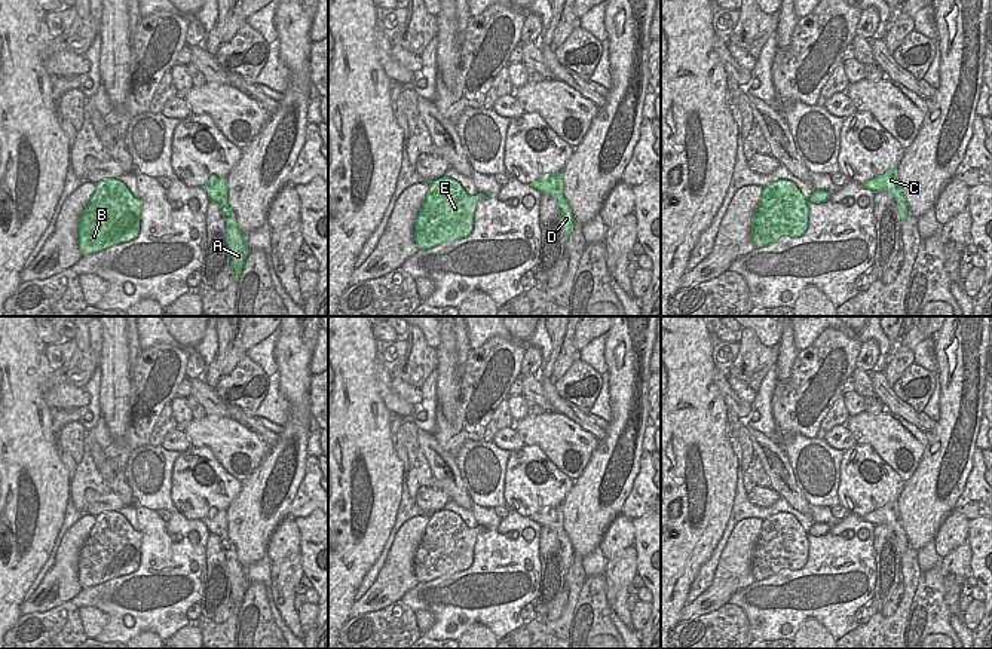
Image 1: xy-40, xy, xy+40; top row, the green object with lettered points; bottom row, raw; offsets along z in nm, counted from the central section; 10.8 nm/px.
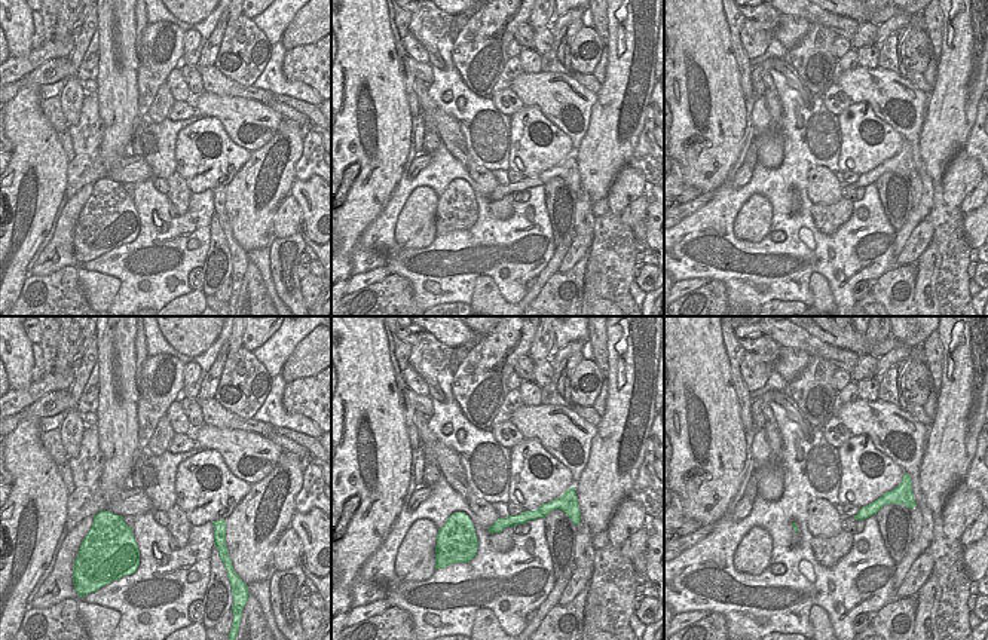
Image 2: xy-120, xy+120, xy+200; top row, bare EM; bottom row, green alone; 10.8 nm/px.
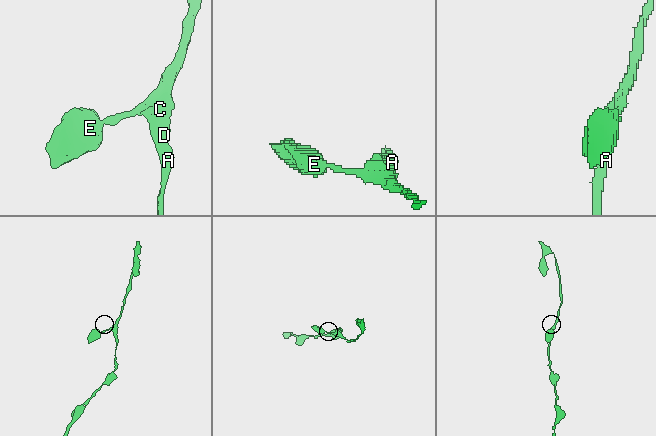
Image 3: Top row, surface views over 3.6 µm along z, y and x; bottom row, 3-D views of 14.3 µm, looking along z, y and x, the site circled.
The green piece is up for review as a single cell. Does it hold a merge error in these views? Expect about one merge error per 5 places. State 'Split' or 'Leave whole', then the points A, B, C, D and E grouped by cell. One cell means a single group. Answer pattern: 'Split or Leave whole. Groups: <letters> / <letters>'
Leave whole. Groups: A B C D E.

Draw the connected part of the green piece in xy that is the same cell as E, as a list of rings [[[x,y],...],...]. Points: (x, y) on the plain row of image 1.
[[[437,511],[429,515],[422,542],[414,554],[414,575],[419,584],[468,570],[474,561],[474,545],[484,526],[469,529],[451,511]]]

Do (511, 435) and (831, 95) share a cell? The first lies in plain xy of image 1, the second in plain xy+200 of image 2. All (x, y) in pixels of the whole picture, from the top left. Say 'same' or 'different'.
same

